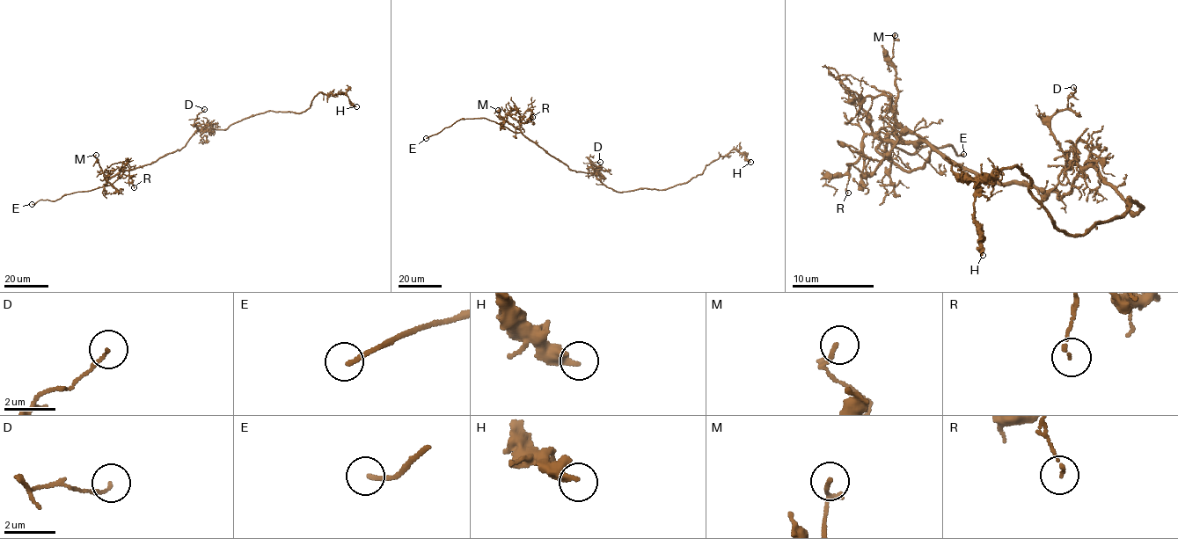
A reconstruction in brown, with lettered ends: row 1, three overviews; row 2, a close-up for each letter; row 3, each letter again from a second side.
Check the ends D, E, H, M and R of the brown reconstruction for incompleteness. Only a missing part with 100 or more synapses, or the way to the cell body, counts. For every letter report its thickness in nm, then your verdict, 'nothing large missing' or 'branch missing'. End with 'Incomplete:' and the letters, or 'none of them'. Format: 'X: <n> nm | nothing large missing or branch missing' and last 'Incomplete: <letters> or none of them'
D: 130 nm | nothing large missing
E: 160 nm | branch missing
H: 280 nm | nothing large missing
M: 100 nm | nothing large missing
R: 110 nm | nothing large missing
Incomplete: E

